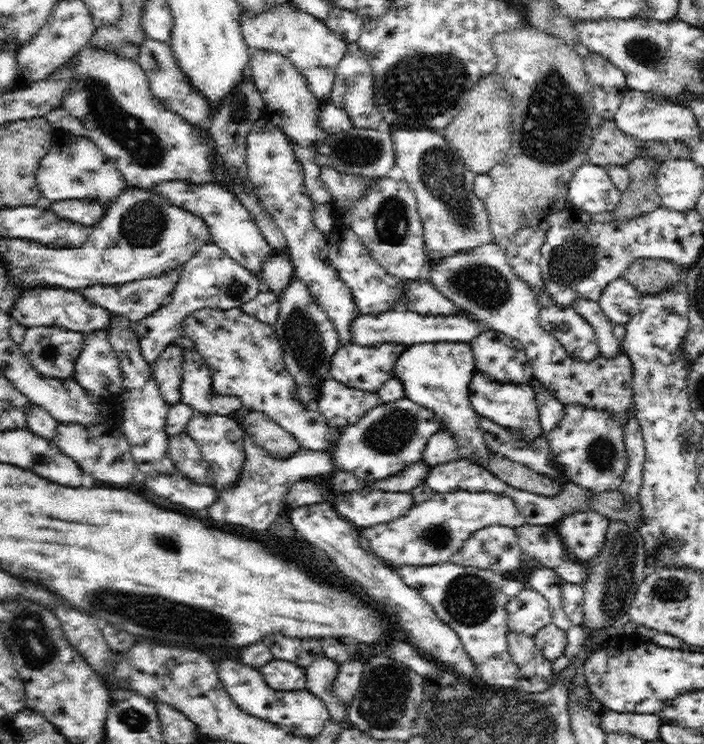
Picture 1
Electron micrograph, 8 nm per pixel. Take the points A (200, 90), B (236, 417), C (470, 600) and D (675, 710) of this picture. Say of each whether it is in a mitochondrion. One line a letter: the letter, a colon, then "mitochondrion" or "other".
A: other
B: other
C: mitochondrion
D: other

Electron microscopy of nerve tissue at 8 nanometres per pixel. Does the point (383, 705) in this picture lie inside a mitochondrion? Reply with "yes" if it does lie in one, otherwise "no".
yes

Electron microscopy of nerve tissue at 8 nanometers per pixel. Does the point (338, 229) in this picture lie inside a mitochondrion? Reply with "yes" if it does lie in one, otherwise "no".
no

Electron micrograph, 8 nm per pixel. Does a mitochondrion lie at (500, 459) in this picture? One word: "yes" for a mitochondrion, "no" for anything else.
no

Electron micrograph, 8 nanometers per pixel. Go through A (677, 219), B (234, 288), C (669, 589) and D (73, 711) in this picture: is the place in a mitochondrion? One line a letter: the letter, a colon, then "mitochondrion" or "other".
A: other
B: mitochondrion
C: mitochondrion
D: other

